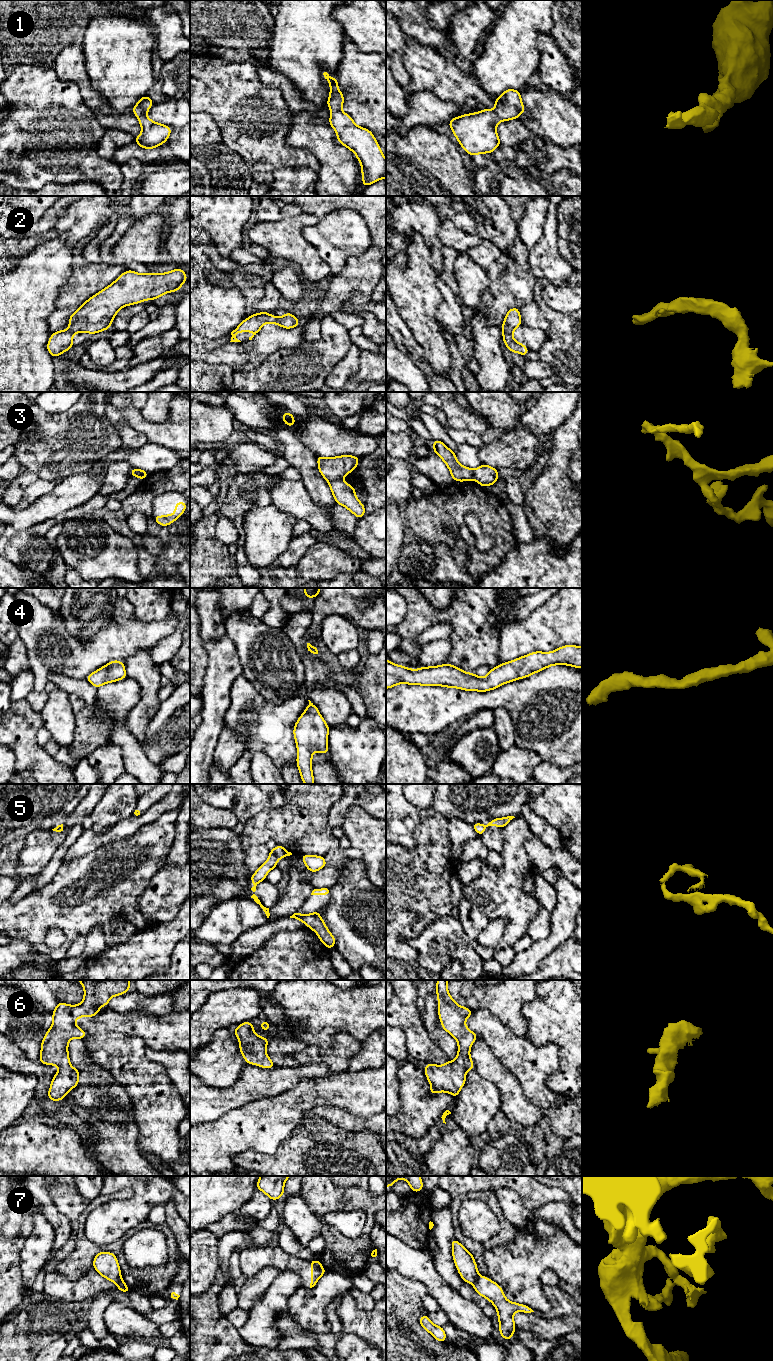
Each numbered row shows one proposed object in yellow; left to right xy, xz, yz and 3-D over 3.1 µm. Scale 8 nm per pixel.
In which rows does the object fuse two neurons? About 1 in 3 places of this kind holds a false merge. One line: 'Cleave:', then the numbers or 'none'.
Cleave: 3, 7

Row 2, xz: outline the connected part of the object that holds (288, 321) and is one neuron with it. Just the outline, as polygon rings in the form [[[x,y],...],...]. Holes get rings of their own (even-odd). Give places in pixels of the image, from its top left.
[[[259,312],[258,314],[253,314],[250,317],[246,318],[241,322],[239,326],[237,326],[232,332],[231,332],[231,341],[230,342],[241,342],[235,337],[235,334],[239,331],[242,332],[248,332],[249,330],[253,332],[253,335],[249,337],[249,340],[252,340],[252,338],[259,332],[259,330],[263,327],[266,323],[273,323],[277,324],[285,329],[294,328],[297,325],[299,325],[301,322],[294,317],[291,312],[287,312],[282,317],[277,317],[270,315],[268,312]]]

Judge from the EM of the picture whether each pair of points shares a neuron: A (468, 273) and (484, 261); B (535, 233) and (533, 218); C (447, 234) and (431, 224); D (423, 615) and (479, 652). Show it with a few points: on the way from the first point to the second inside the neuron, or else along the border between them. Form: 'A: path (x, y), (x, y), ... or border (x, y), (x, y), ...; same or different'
A: border (463, 251), (486, 270); different
B: path (533, 229), (533, 222); same
C: border (440, 218), (437, 238), (443, 245); different
D: path (438, 616), (448, 616), (469, 637); same

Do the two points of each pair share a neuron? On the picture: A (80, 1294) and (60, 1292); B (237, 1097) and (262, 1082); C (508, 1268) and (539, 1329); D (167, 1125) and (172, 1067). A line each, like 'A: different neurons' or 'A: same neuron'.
A: same neuron
B: same neuron
C: different neurons
D: different neurons

